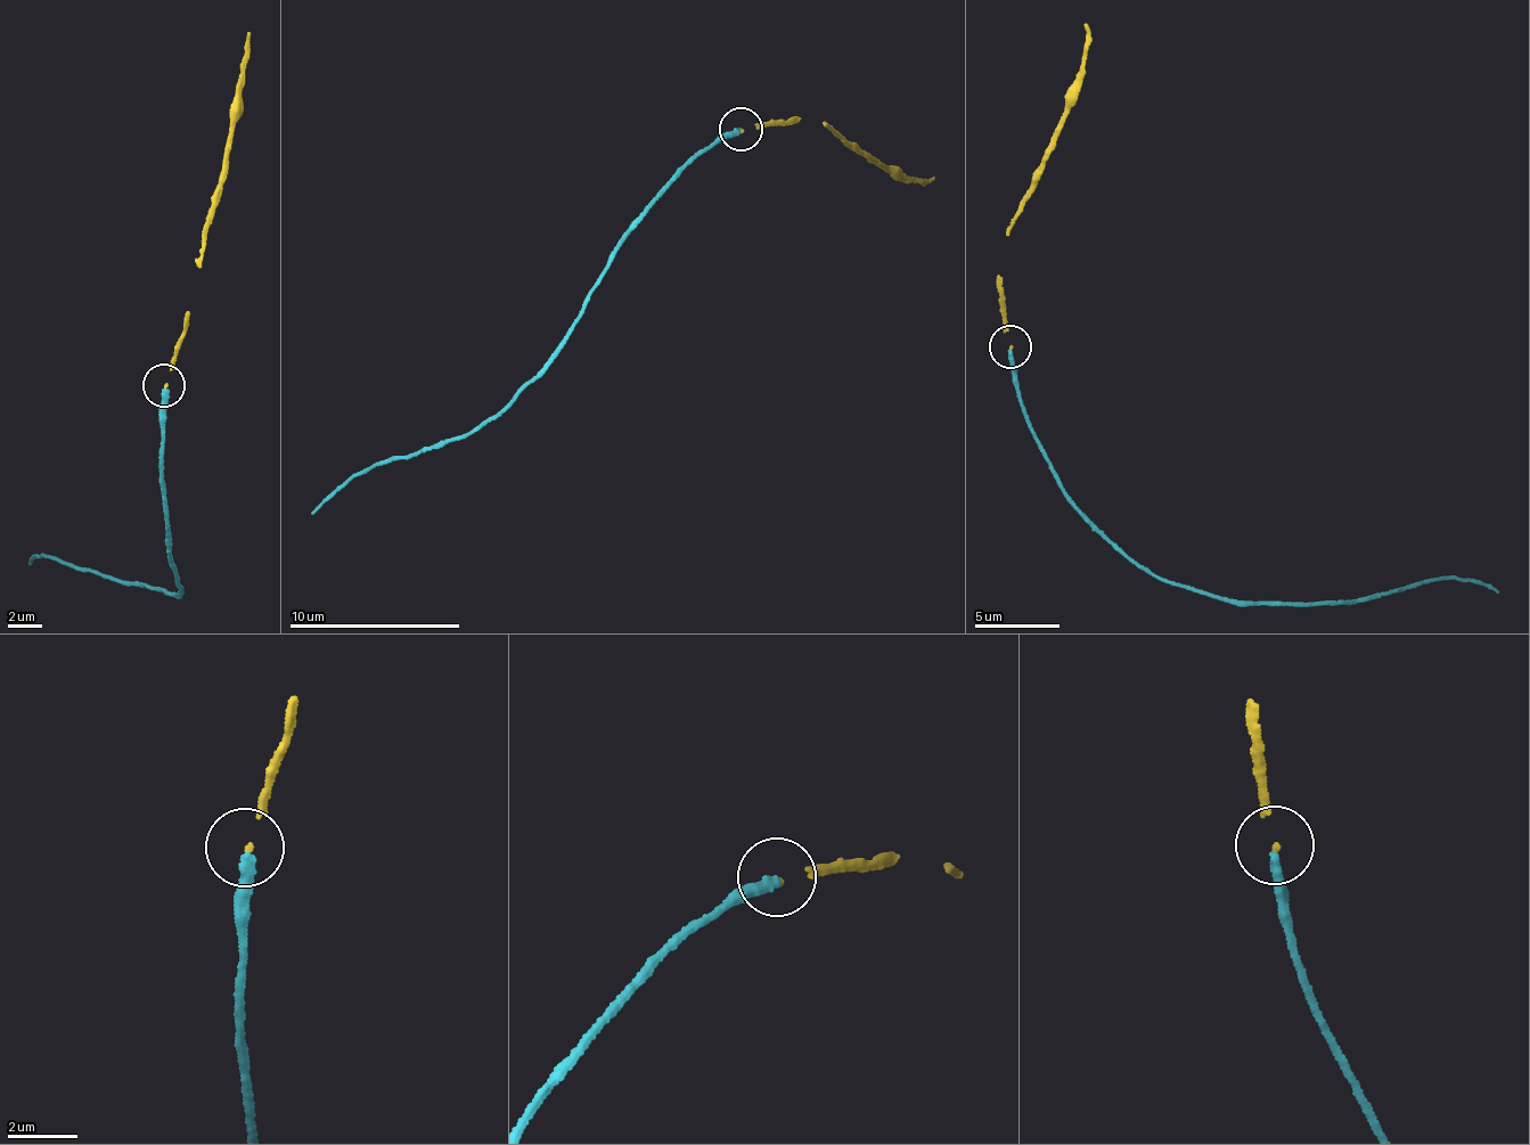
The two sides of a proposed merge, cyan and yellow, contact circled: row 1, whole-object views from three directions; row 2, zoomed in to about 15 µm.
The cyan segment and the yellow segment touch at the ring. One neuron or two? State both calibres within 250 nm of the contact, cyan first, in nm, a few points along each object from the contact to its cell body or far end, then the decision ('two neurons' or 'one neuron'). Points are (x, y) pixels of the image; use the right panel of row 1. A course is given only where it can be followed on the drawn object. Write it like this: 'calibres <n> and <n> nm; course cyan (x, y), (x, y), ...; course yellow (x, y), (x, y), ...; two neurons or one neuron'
calibres 280 and 90 nm; course cyan (1009, 348), (1021, 415), (1063, 495), (1159, 577), (1212, 595), (1310, 602), (1433, 579), (1497, 591); course yellow (1012, 348), (1004, 288), (1007, 228), (1065, 112), (1088, 23); two neurons

